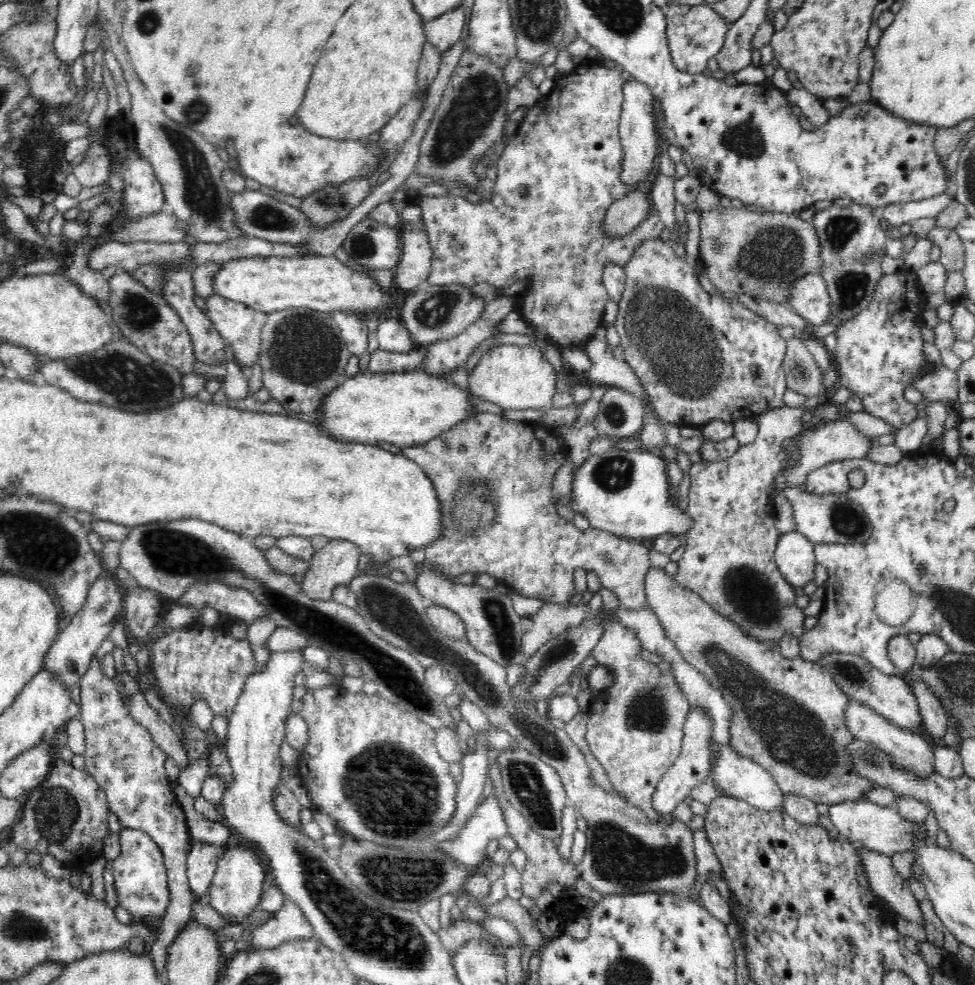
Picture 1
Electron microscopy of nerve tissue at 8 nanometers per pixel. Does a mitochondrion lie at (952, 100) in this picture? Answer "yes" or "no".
no

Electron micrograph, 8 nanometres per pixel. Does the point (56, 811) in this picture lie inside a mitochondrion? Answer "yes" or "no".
yes

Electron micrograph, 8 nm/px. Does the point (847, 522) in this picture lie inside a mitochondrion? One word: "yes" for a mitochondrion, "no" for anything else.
yes

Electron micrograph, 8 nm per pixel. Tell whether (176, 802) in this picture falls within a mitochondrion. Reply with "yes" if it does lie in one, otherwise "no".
no

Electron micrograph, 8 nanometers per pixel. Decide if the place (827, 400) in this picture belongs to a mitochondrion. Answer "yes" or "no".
no

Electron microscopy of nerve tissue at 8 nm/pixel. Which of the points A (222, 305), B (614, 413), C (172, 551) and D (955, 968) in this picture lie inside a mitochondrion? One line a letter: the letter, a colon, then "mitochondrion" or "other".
A: other
B: mitochondrion
C: mitochondrion
D: other

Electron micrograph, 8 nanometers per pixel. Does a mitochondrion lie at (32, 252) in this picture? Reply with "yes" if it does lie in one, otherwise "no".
no

